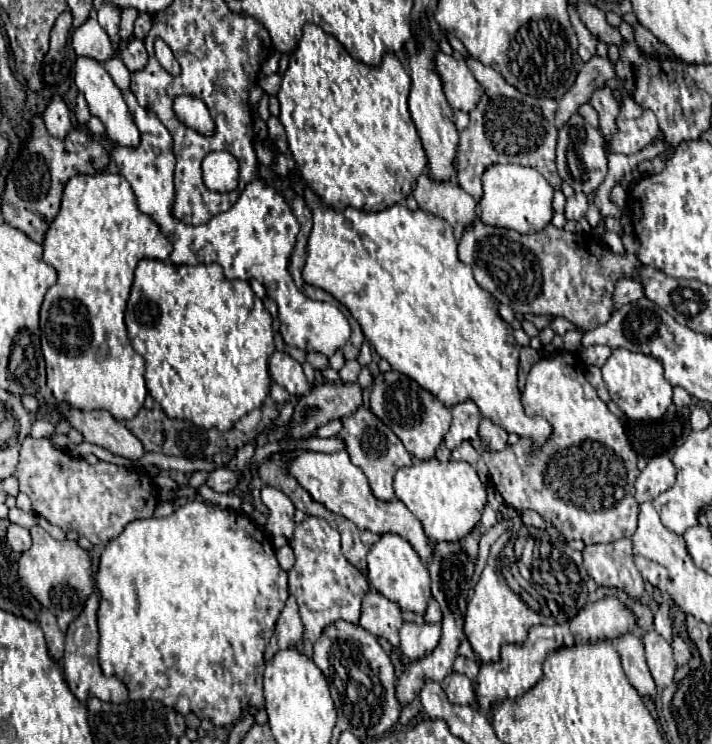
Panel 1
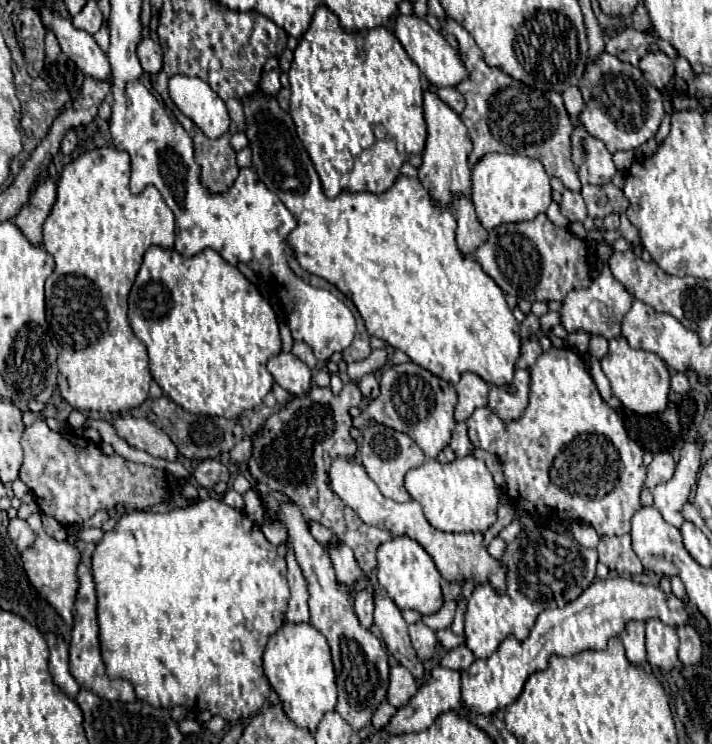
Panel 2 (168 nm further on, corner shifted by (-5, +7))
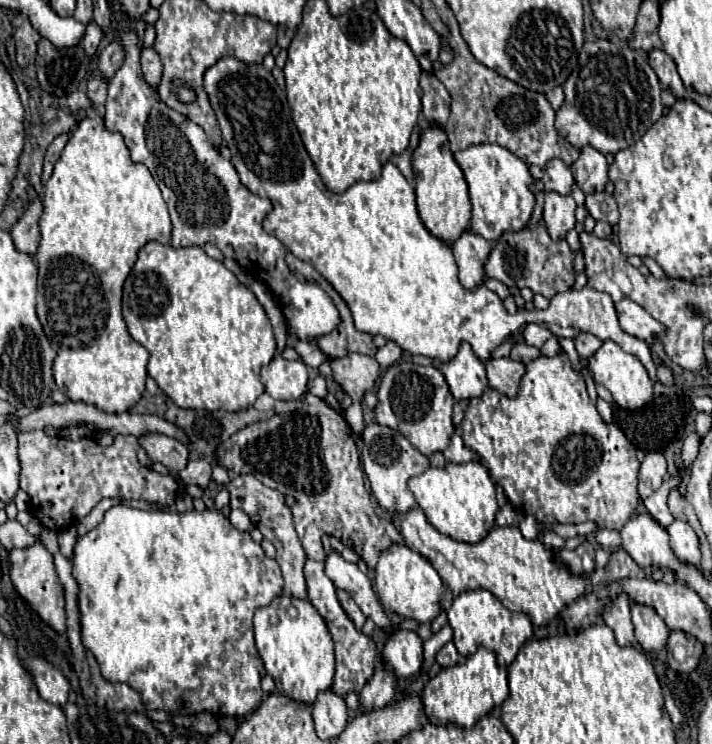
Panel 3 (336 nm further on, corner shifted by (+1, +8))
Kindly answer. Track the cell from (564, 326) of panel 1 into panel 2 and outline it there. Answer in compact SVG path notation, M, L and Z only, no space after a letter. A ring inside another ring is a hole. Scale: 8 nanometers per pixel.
M620 338L620 340L610 340L610 350L600 360L600 364L606 378L610 380L612 394L628 410L638 414L654 414L666 408L668 394L670 394L670 372L660 356L646 350L634 350L630 348L626 338Z

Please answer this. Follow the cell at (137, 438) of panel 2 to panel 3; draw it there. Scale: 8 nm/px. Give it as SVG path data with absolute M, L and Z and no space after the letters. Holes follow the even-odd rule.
M150 433L150 435L138 437L138 443L148 453L148 457L152 461L158 461L158 463L166 465L172 473L180 473L182 467L186 467L186 463L188 463L190 451L186 449L186 445L182 445L174 437L160 435L160 433Z

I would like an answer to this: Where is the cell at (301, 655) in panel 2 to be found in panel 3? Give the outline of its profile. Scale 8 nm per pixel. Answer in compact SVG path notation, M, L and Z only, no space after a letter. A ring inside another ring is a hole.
M288 595L276 597L270 605L260 607L254 615L256 649L264 661L266 673L274 679L276 689L296 703L314 705L320 691L328 691L334 679L334 647L328 627L308 599Z

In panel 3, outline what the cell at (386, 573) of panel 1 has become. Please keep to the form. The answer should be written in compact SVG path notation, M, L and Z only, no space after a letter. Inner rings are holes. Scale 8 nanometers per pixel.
M390 545L382 551L376 565L376 593L386 611L398 613L406 619L416 619L418 623L430 623L440 613L440 597L442 597L442 579L436 569L418 553L414 553L406 545Z

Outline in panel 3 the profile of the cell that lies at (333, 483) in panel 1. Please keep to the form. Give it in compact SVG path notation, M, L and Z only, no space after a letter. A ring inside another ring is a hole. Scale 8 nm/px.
M412 507L406 513L392 513L392 523L406 545L428 559L438 571L448 599L456 599L466 589L486 589L494 593L506 609L524 611L534 625L546 625L564 609L564 605L590 589L586 577L570 575L566 567L554 561L552 551L544 543L538 539L524 539L518 527L494 527L482 541L464 543L436 531L426 521L420 507Z

